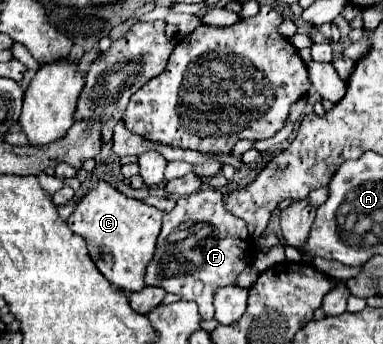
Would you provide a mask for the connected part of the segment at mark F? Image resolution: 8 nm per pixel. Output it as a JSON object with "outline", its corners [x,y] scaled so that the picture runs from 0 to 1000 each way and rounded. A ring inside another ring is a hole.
{"outline":[[[554,547],[465,576],[454,610],[428,622],[407,738],[381,773],[376,802],[381,831],[413,831],[433,849],[470,855],[480,872],[512,878],[533,930],[559,924],[559,843],[616,826],[616,802],[627,785],[653,773],[663,733],[663,703],[642,669],[642,651],[585,605],[580,576],[585,564]]]}

